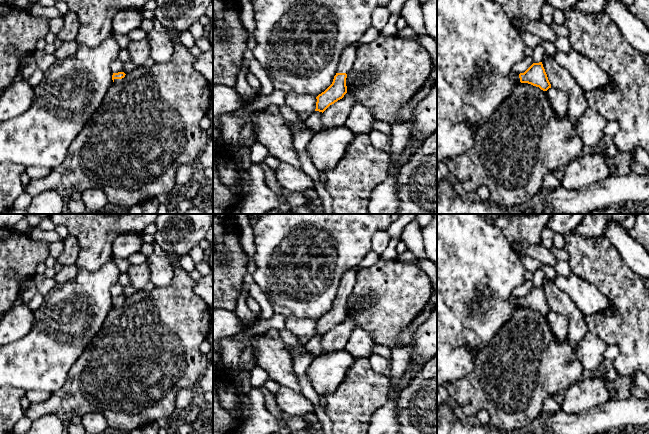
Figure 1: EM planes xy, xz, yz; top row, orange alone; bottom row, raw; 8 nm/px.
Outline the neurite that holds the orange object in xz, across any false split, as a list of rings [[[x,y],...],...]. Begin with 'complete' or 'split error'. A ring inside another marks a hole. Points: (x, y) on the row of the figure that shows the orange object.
split error; [[[356,41],[344,50],[340,57],[337,73],[334,76],[332,84],[316,97],[317,102],[315,111],[323,113],[330,105],[342,99],[347,93],[347,74],[355,62],[359,46],[358,41]]]

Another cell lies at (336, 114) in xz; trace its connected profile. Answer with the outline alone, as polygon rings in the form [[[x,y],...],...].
[[[347,92],[342,99],[330,105],[322,113],[321,131],[345,125],[350,111],[355,104],[356,101],[353,94],[351,92]]]

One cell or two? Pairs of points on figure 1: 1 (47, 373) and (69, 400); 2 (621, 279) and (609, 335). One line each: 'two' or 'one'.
1: two
2: one

